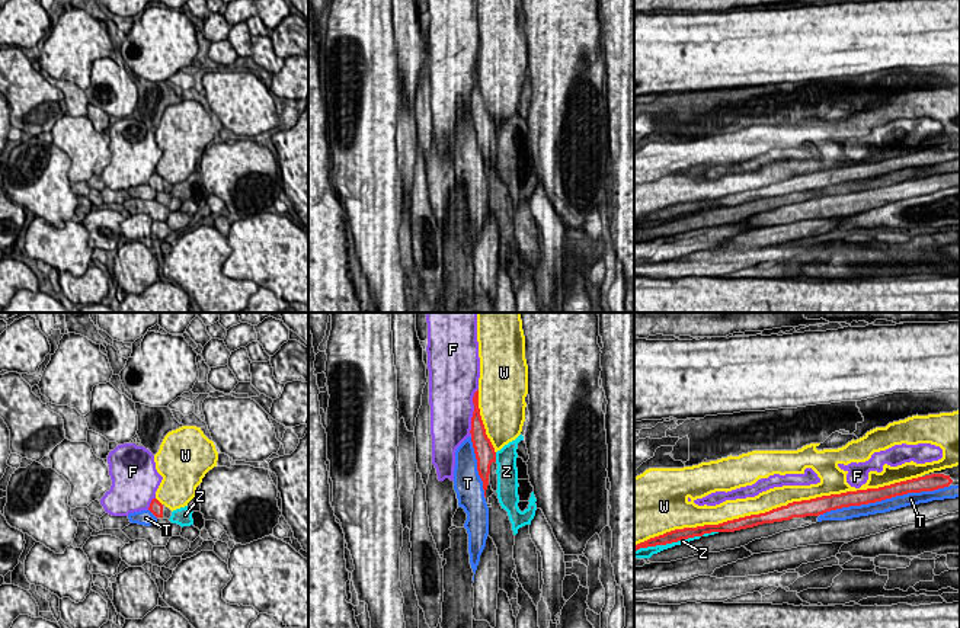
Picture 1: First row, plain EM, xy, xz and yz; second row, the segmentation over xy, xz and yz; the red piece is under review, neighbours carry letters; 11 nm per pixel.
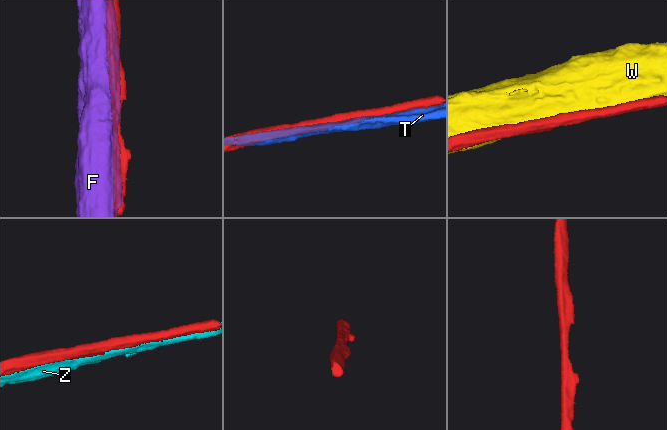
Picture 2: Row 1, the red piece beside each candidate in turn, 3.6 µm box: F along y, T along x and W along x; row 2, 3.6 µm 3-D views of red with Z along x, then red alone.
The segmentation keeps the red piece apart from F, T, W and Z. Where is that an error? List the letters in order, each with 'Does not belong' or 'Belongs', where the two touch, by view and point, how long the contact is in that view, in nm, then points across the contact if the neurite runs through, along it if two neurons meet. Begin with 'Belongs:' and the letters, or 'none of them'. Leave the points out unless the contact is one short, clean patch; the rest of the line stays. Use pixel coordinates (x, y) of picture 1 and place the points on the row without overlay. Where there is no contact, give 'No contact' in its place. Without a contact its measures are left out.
Belongs: none of them
F: Does not belong. Touches red at xz (473, 86). Shared border 550 nm
T: Does not belong. Touches red at yz (883, 173). Shared border 1450 nm
W: Does not belong. Touches red at yz (777, 182). Shared border 3250 nm
Z: Does not belong. Touches red at yz (675, 215). Shared border 950 nm

